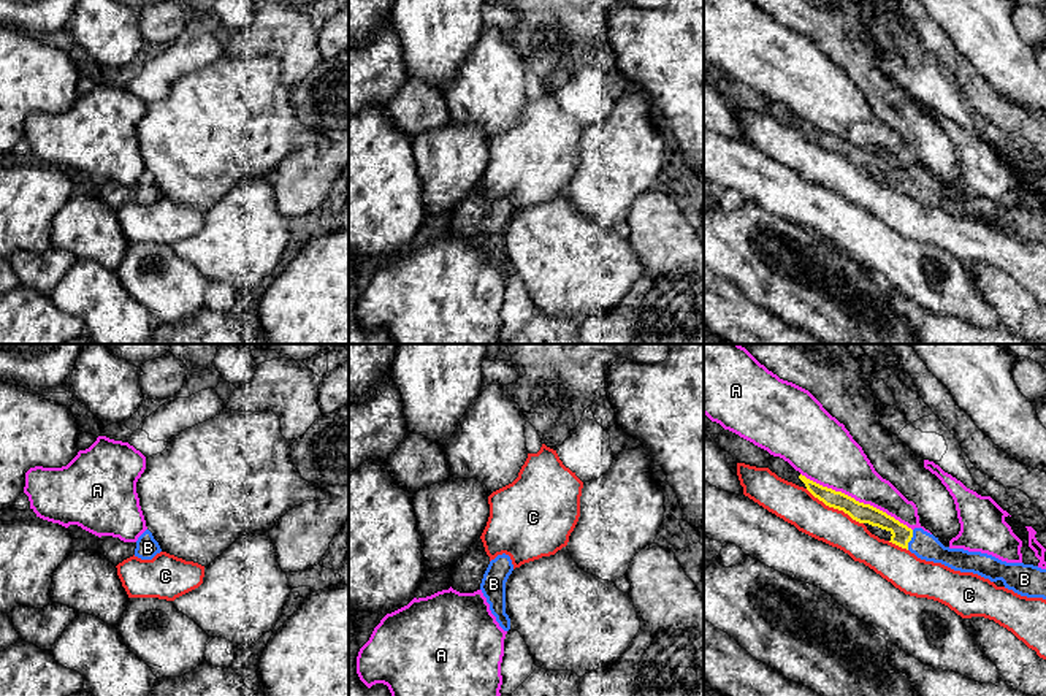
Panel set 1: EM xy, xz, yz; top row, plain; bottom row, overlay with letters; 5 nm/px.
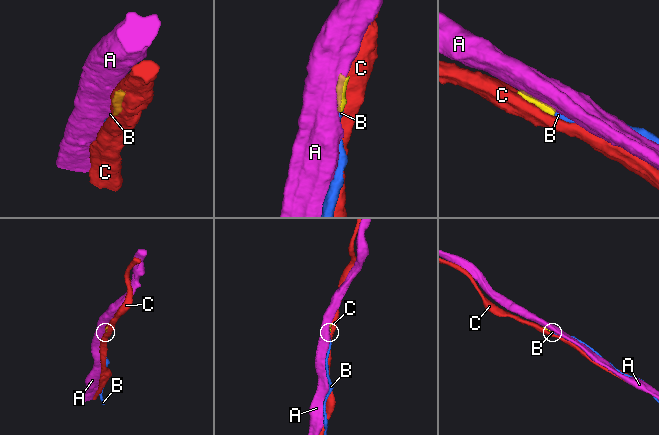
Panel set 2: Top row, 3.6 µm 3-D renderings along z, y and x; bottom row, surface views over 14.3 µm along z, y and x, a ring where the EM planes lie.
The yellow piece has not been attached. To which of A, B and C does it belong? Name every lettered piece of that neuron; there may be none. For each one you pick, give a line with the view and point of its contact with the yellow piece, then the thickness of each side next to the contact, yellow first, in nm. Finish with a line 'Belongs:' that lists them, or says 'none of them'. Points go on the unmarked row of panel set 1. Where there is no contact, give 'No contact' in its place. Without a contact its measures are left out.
B: Touches yellow at yz (910, 184). Thickness 100 nm (yellow) against 140 nm
Belongs: B

